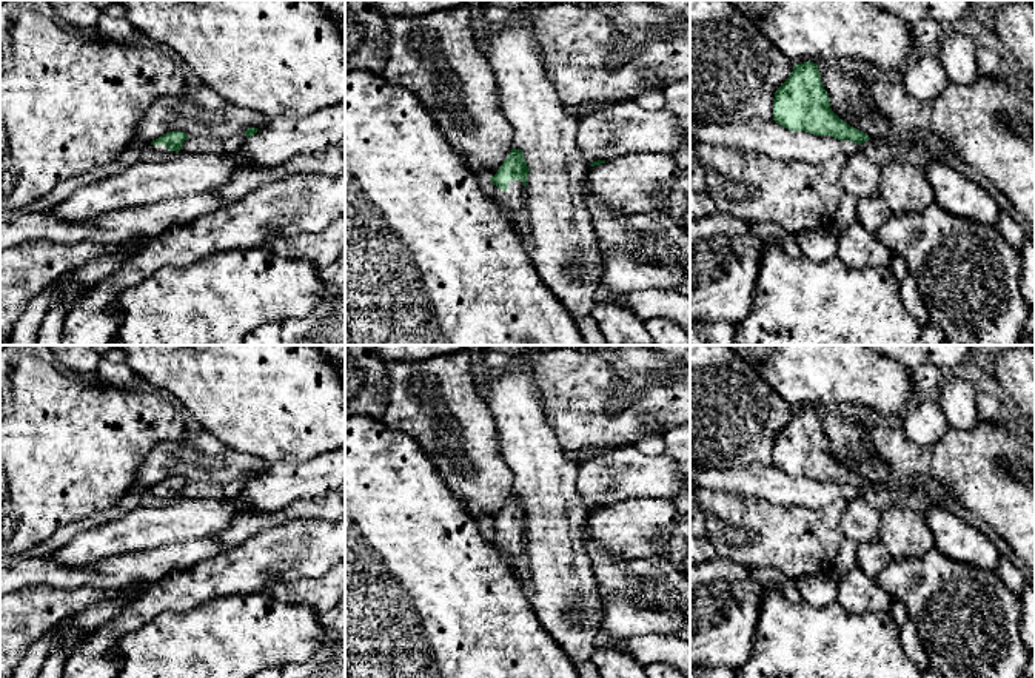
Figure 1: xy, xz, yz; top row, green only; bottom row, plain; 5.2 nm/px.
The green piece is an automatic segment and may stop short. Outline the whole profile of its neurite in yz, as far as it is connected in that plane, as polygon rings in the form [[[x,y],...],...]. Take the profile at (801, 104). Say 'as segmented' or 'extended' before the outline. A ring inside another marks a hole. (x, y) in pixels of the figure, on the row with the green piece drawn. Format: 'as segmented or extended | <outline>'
as segmented | [[[813,62],[793,65],[789,79],[776,89],[773,120],[790,131],[832,136],[858,145],[870,139],[832,111],[830,97]]]

